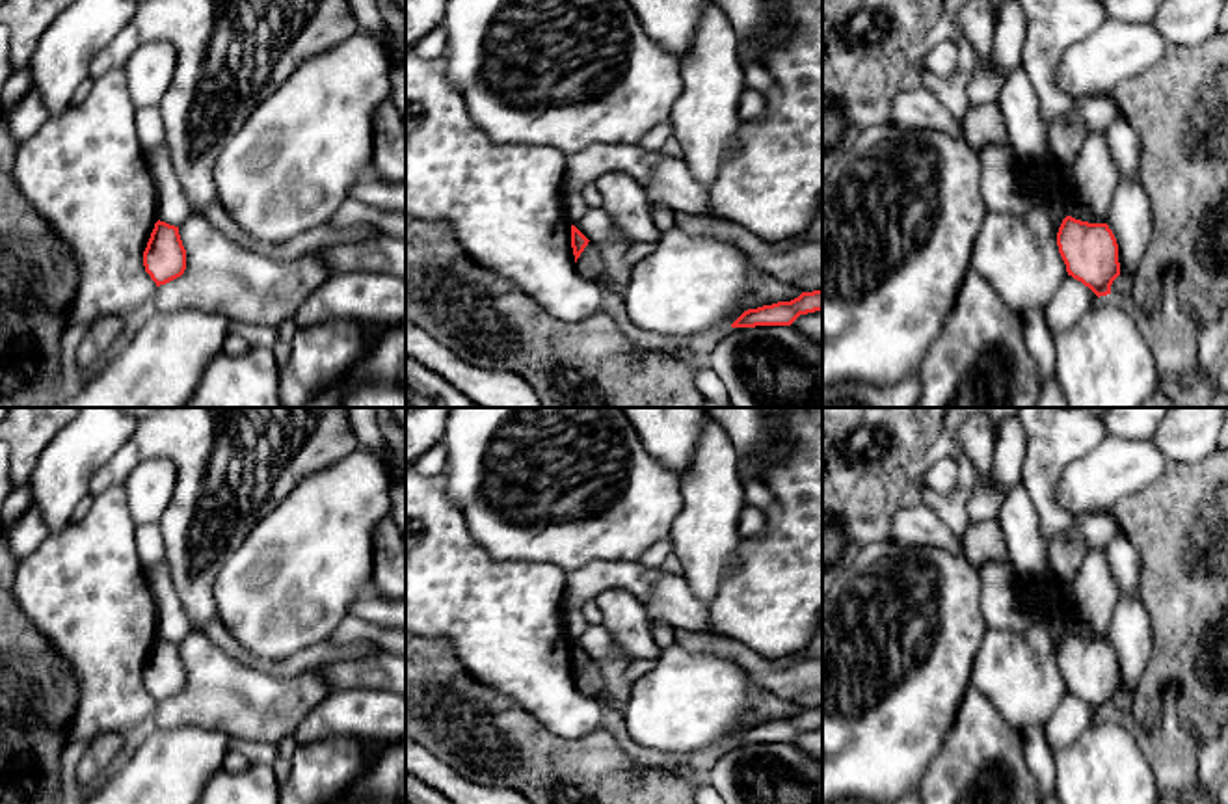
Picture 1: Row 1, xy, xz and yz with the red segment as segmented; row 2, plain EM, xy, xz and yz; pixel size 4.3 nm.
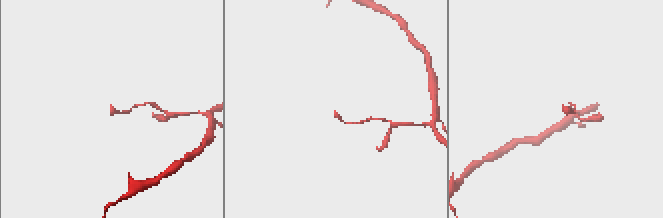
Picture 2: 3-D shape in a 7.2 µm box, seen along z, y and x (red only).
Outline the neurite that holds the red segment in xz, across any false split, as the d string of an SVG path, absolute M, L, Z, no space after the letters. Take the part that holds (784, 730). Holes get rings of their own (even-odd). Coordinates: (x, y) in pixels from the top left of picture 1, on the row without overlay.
M822 707L802 709L791 718L778 718L744 728L731 744L791 743L800 731L822 728Z

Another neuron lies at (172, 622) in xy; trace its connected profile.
M169 564L143 566L143 573L156 605L158 636L182 642L194 629L173 588Z

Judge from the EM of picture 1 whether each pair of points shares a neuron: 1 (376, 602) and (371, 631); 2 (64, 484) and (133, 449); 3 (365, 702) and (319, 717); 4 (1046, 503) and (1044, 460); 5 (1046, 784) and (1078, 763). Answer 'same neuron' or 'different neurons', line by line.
1: different neurons
2: different neurons
3: same neuron
4: same neuron
5: different neurons

